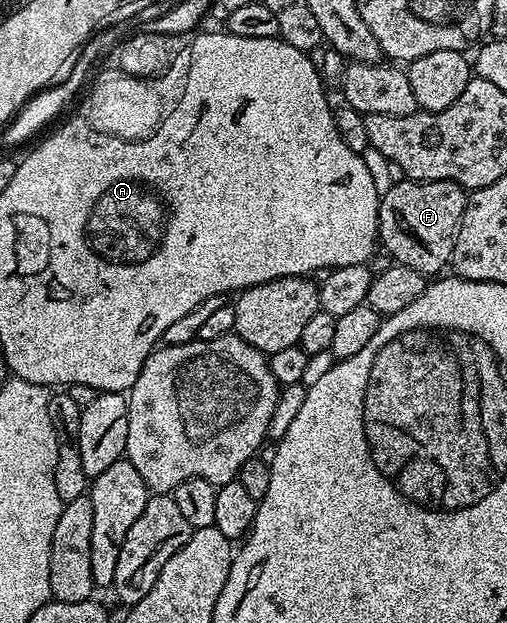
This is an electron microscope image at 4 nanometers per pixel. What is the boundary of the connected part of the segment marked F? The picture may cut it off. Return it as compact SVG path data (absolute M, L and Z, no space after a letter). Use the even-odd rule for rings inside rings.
M448 180L395 181L378 200L378 241L381 249L386 249L397 265L416 268L416 272L423 276L441 275L452 256L454 237L464 216L467 197L466 187Z

